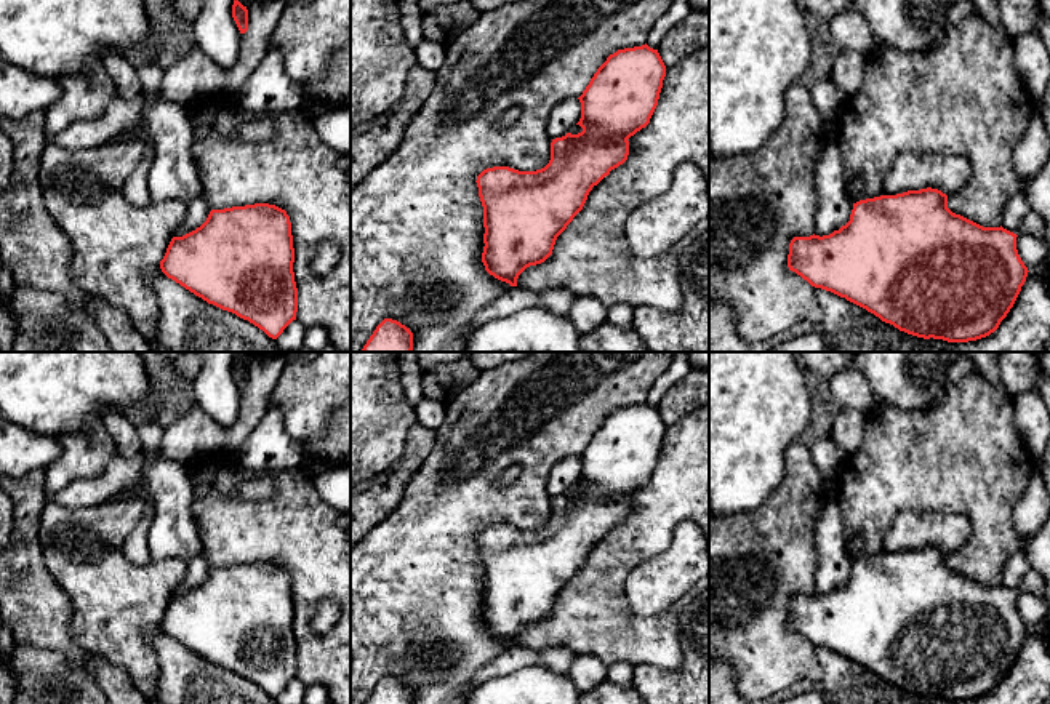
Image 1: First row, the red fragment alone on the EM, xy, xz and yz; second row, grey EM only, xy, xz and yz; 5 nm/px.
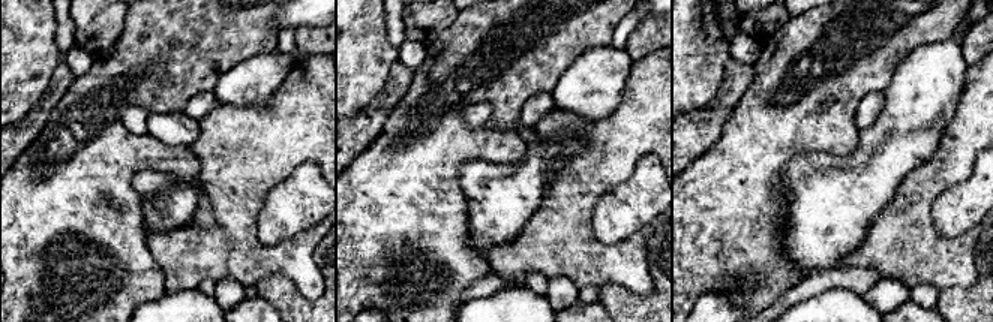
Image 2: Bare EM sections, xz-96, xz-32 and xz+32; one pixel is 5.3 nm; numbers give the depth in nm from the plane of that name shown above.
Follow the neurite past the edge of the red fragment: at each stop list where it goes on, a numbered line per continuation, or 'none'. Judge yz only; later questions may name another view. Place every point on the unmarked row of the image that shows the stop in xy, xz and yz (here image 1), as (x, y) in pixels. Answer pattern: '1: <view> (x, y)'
1: yz (853, 546)

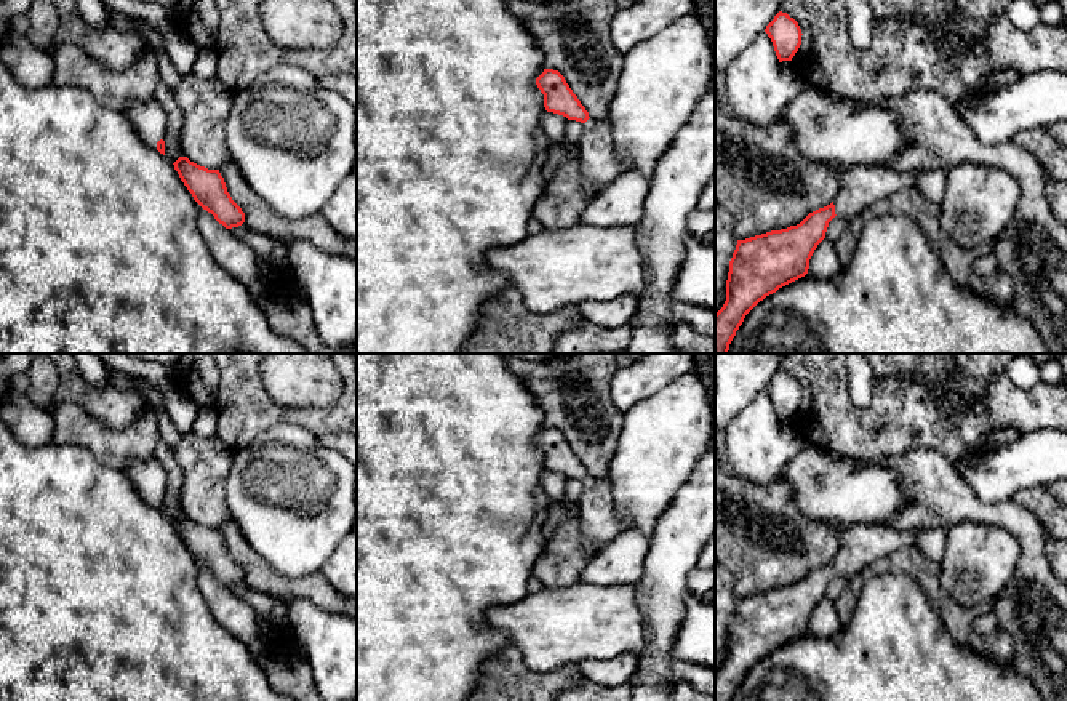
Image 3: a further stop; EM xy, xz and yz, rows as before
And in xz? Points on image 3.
1: xz (600, 522)

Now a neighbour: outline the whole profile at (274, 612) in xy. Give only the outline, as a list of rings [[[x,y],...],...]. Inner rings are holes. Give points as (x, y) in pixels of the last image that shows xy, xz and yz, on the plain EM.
[[[245,581],[229,589],[234,595],[246,602],[270,627],[286,627],[290,624],[288,605],[285,602],[251,589]]]

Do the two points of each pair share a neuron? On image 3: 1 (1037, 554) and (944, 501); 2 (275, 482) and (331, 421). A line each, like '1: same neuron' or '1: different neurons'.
1: same neuron
2: different neurons

